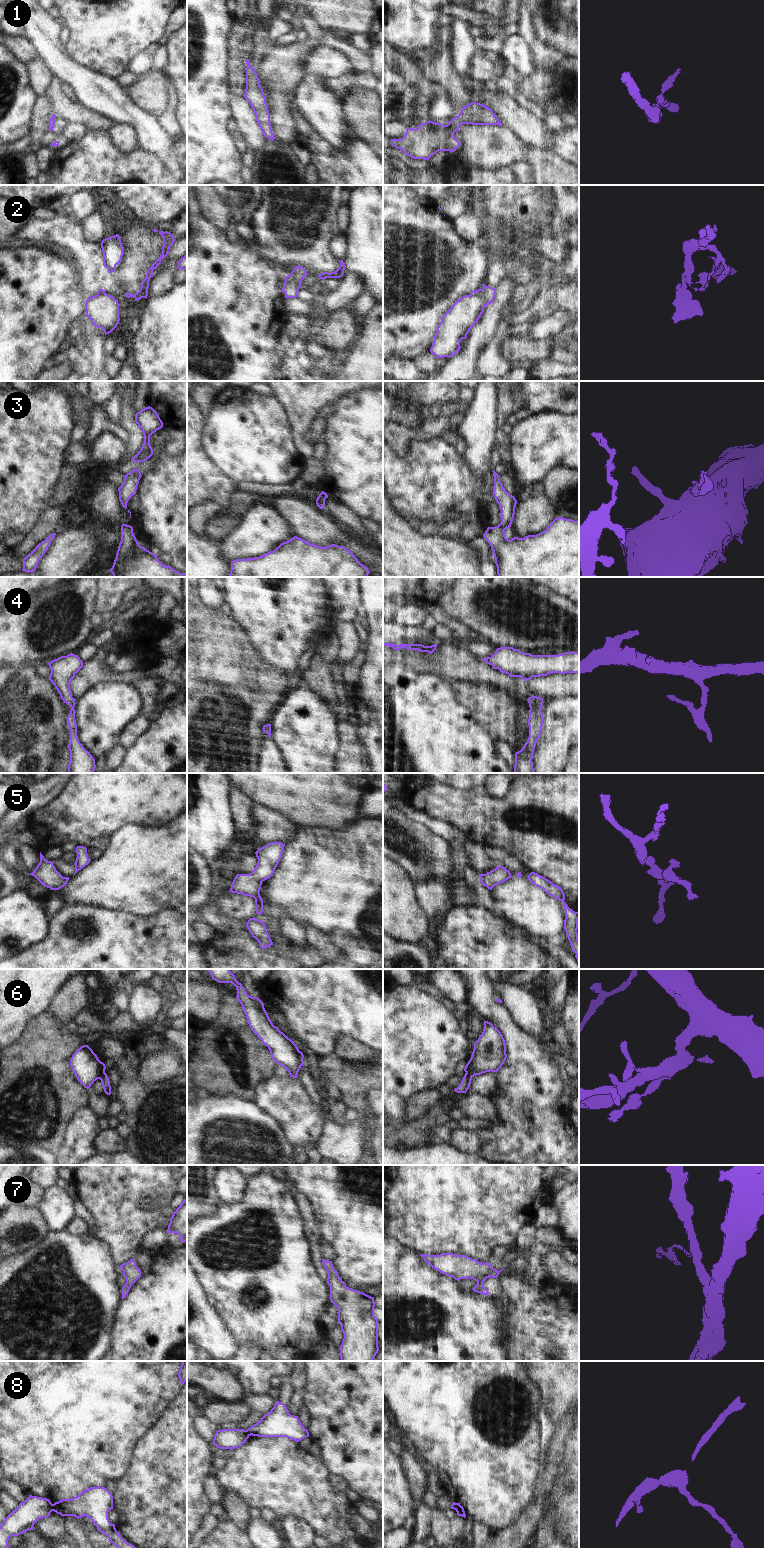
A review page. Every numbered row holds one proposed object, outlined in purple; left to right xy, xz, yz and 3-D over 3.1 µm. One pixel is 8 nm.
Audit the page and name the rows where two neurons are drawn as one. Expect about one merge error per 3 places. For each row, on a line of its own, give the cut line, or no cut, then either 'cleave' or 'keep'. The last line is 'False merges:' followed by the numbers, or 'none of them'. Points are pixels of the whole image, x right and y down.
1: no cut | keep
2: yz (482, 289), (479, 294), (470, 294) | cleave
3: no cut | keep
4: no cut | keep
5: no cut | keep
6: xy (104, 1072), (99, 1078) | cleave
7: no cut | keep
8: xy (51, 1504), (53, 1510) | cleave
False merges: 2, 6, 8

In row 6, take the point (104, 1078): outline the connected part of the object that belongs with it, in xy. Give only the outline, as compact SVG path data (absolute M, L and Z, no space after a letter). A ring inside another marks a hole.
M106 1073L102 1074L100 1077L103 1089L105 1094L110 1095L111 1094L111 1086L110 1086L110 1081Z

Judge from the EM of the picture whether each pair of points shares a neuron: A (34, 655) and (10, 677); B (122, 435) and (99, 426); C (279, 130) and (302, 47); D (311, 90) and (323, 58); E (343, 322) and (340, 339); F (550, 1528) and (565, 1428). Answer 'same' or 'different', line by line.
A: different
B: same
C: same
D: different
E: same
F: different

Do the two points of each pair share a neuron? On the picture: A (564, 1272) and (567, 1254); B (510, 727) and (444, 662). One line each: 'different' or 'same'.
A: different
B: different

